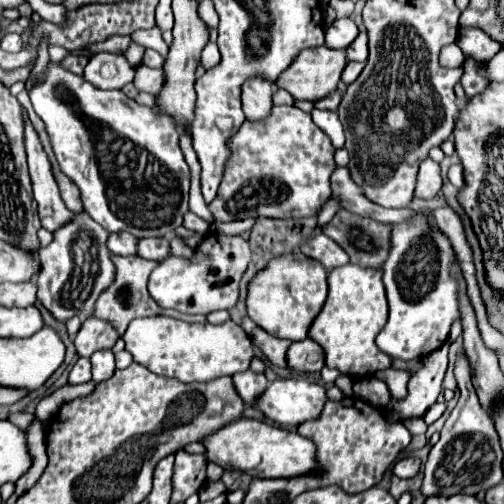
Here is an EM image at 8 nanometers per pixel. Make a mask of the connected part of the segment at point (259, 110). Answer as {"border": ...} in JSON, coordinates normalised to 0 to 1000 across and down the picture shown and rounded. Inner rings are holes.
{"border":[[[524,151],[488,159],[488,167],[480,171],[480,214],[488,238],[520,238],[520,230],[532,230],[540,214],[540,183],[544,171]]]}

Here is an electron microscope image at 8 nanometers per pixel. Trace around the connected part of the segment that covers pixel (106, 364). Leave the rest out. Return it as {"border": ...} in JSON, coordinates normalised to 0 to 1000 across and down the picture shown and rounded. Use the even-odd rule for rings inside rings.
{"border":[[[198,694],[198,698],[190,698],[190,706],[183,706],[179,718],[183,718],[183,758],[198,762],[198,758],[222,750],[222,742],[230,734],[222,694]]]}

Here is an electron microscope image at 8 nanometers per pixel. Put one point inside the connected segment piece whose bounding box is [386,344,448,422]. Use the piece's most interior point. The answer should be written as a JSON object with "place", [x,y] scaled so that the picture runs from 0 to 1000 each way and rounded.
{"place":[845,760]}

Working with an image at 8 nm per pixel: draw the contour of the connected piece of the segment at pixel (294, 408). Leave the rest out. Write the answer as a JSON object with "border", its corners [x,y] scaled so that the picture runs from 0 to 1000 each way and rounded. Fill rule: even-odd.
{"border":[[[544,754],[508,798],[528,829],[591,845],[607,833],[631,833],[647,802],[647,770],[607,754]]]}

